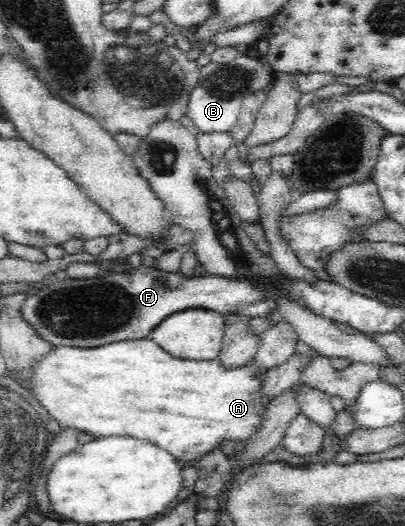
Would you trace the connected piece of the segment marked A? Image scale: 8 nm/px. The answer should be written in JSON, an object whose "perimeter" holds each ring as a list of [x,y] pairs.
{"perimeter":[[[150,337],[137,340],[115,341],[106,345],[84,349],[62,345],[36,365],[33,390],[36,399],[61,427],[86,431],[95,437],[130,435],[154,441],[169,450],[175,458],[195,464],[222,441],[249,441],[256,435],[272,399],[264,393],[268,369],[254,362],[237,368],[226,368],[220,358],[196,361],[175,358]]]}

